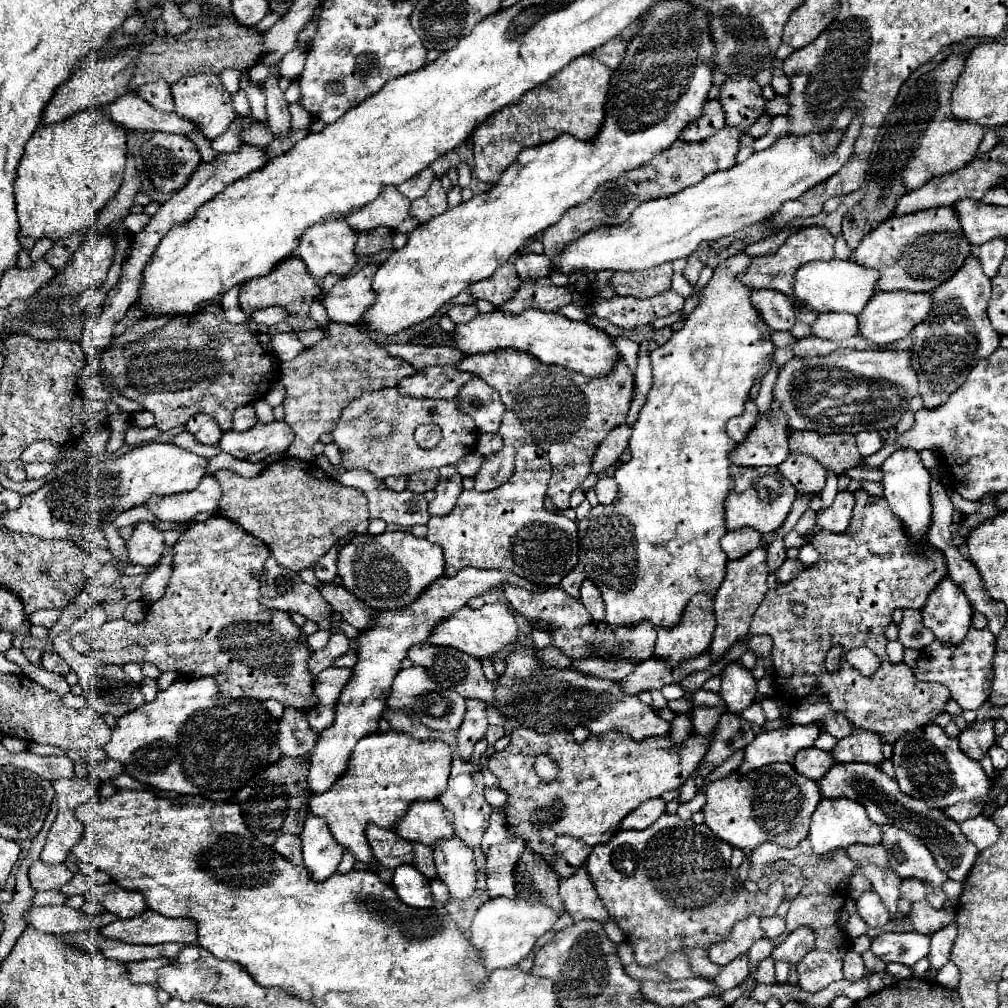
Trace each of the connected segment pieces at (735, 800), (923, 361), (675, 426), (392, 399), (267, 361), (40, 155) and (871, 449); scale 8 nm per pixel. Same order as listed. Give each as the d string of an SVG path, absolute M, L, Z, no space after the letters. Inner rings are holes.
M768 764L746 776L730 772L706 786L706 806L702 808L710 830L740 850L754 850L762 842L794 848L808 836L810 816L822 794L818 784L800 776L792 764Z
M968 256L964 260L960 272L946 280L936 288L932 296L932 312L928 320L916 324L912 330L912 366L916 368L920 382L920 396L924 400L924 408L936 408L944 404L960 384L966 380L972 366L988 358L1000 346L1000 334L988 324L986 306L990 298L990 280L984 276L980 268L980 260L976 256Z
M736 254L732 258L728 258L724 264L716 266L712 280L706 284L706 288L702 290L702 298L700 304L692 310L692 314L684 320L684 326L672 334L672 338L664 344L658 346L656 350L652 350L650 358L652 358L652 374L654 374L654 382L652 388L648 392L646 404L638 414L638 420L632 428L632 436L630 436L630 452L632 458L624 464L620 464L614 472L614 480L618 484L618 498L614 504L610 506L594 506L588 516L584 520L578 522L578 538L580 538L580 564L584 566L586 578L590 578L602 592L602 598L606 602L606 618L604 622L610 626L630 626L636 624L638 620L650 620L656 628L664 626L670 628L674 624L678 624L688 600L698 594L698 592L712 592L716 594L724 572L726 572L726 554L720 548L720 538L728 532L724 526L724 498L728 494L728 490L734 488L732 476L730 476L730 460L728 460L728 452L734 450L736 442L726 434L724 426L732 416L740 416L744 412L744 402L748 400L748 392L754 384L756 378L762 378L768 368L770 362L774 358L774 346L770 340L770 328L758 318L758 312L754 310L754 306L750 304L750 288L742 286L740 282L734 280L734 276L738 272L744 272L750 264L750 256L744 254Z
M398 386L382 388L380 392L364 392L364 396L358 396L352 400L334 432L334 442L340 448L342 454L342 466L346 470L352 468L366 468L378 478L388 476L410 476L420 470L432 470L442 468L448 464L456 464L462 456L474 450L476 444L476 424L472 418L464 416L460 408L456 408L456 400L428 400L428 398L412 398L398 394ZM420 424L438 424L442 428L442 440L430 448L424 450L414 440L414 430Z
M210 304L200 312L194 312L192 318L174 316L166 326L150 332L138 342L126 344L124 348L108 348L102 354L100 372L104 370L112 374L110 380L122 396L144 404L144 408L156 416L158 430L182 426L192 414L202 412L214 416L226 432L232 426L232 412L238 406L260 400L280 380L280 360L272 352L266 352L266 348L258 342L258 334L248 326L230 324L226 320L220 322L220 312L222 308L218 304Z
M100 108L82 110L62 122L44 124L26 142L24 156L16 170L16 210L20 220L20 232L24 236L40 238L66 238L72 232L88 232L94 226L98 212L116 196L126 166L126 130L112 124Z
M858 432L856 444L858 444L862 456L870 456L882 448L882 438L878 432Z

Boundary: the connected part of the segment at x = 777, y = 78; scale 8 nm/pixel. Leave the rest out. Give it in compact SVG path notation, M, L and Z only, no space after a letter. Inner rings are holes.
M780 68L774 70L774 76L772 76L772 88L774 88L776 94L782 94L782 96L786 96L786 94L790 92L790 80L788 80L788 76L786 76Z

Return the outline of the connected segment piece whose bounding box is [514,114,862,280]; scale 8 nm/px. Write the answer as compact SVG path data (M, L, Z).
M856 114L834 154L820 154L812 148L810 136L782 136L770 148L754 152L746 162L728 170L712 172L700 184L684 188L668 198L656 198L640 204L630 220L620 226L600 226L572 242L566 252L554 260L544 254L522 254L516 262L516 274L524 278L548 276L552 270L646 270L676 258L688 258L696 246L706 240L718 240L744 230L752 224L772 218L786 200L800 198L806 190L836 174L852 156L862 116Z

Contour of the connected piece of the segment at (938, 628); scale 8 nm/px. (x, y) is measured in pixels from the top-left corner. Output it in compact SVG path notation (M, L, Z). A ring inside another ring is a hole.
M944 578L928 596L922 608L922 622L934 632L936 640L960 644L970 630L972 614L974 610L966 594L950 578Z

